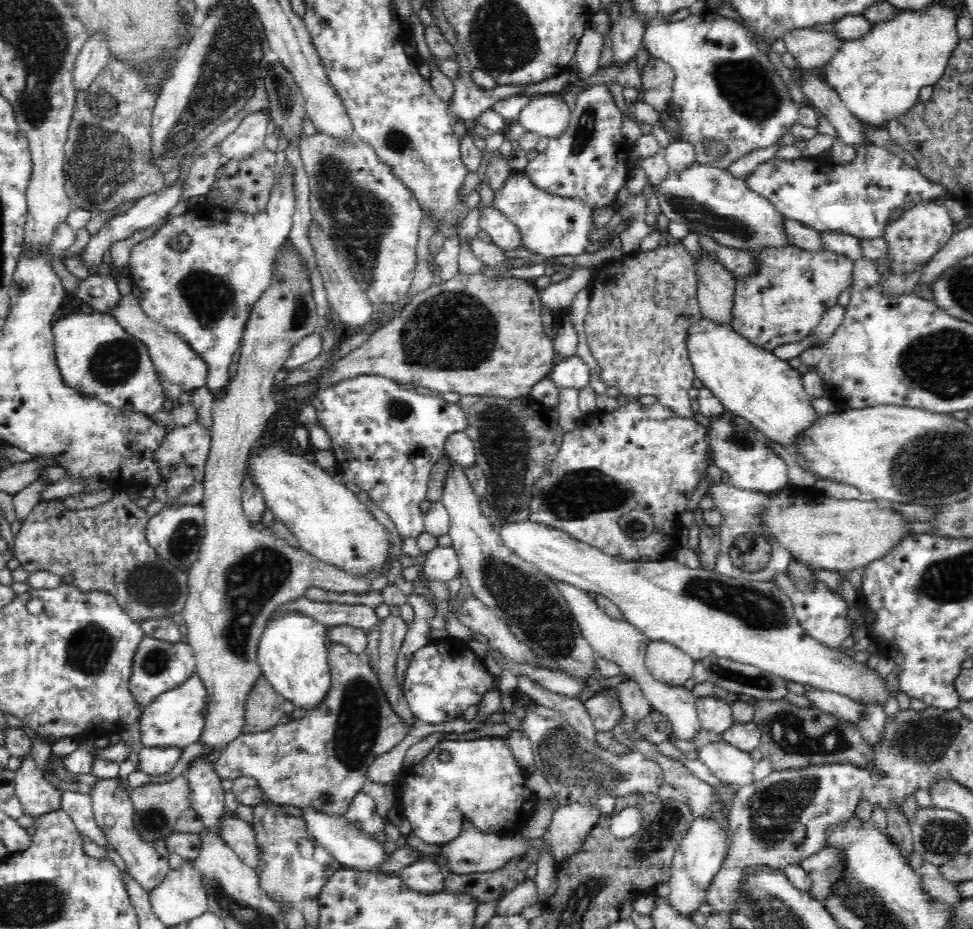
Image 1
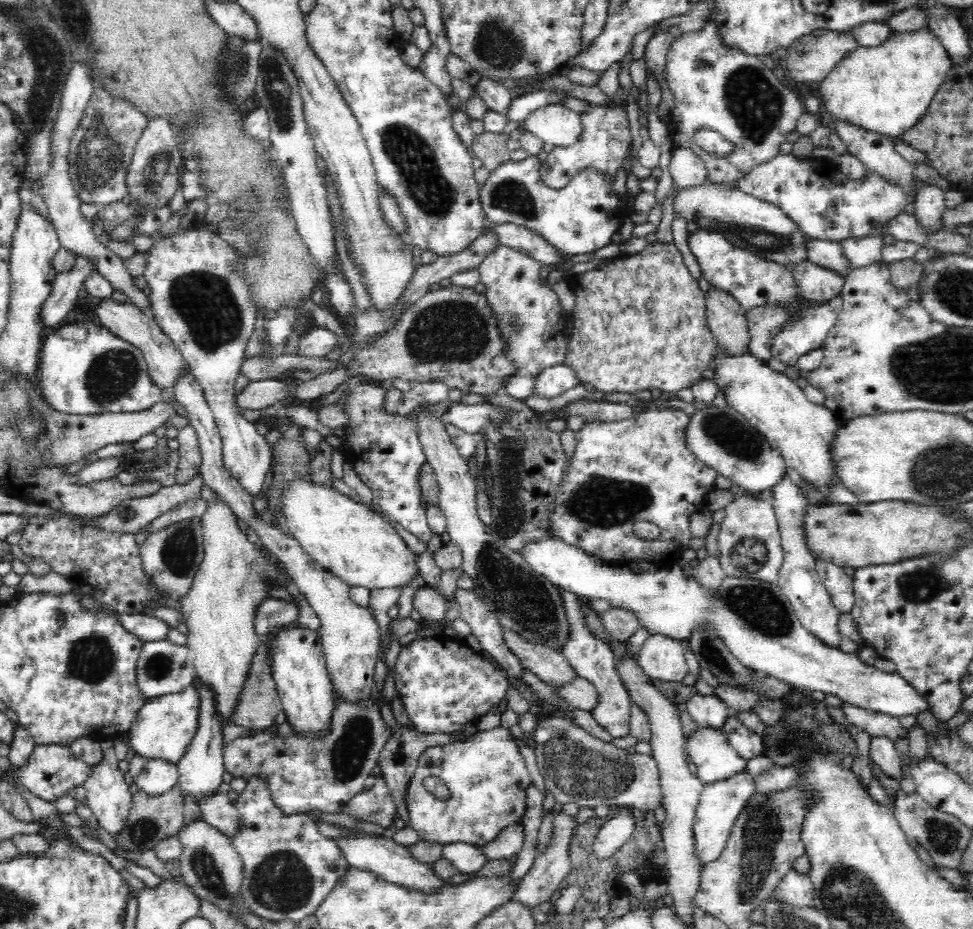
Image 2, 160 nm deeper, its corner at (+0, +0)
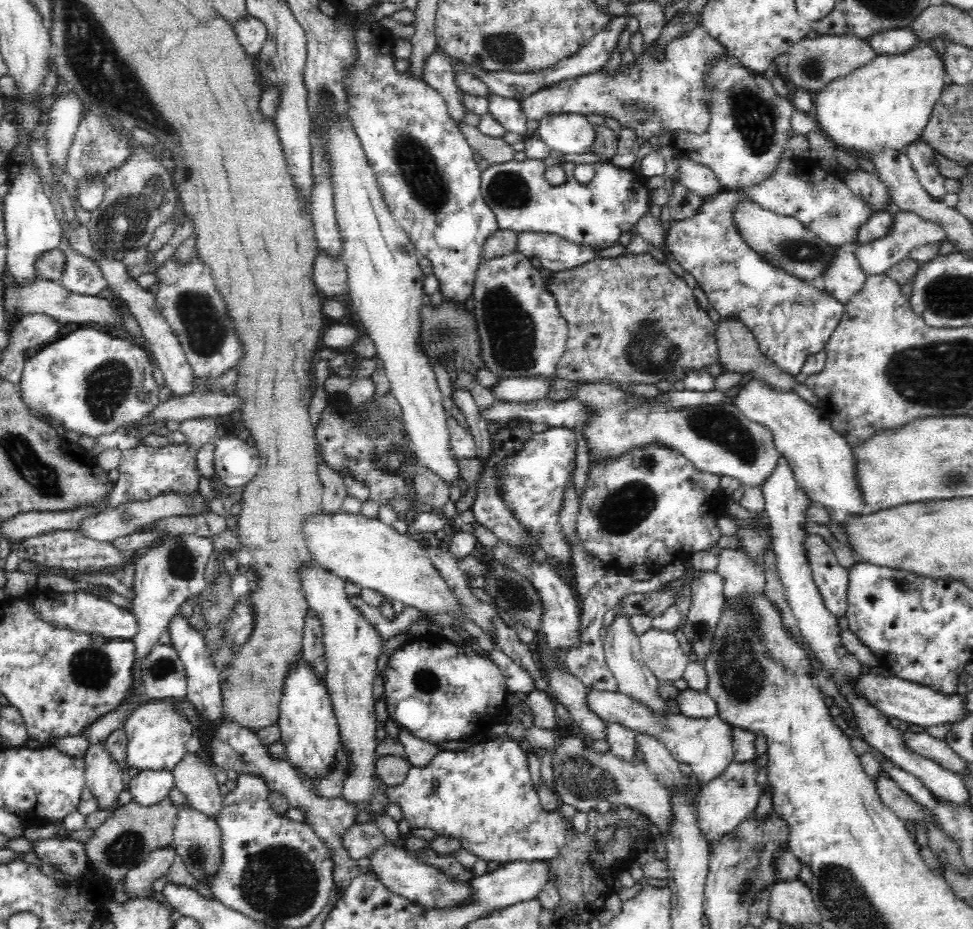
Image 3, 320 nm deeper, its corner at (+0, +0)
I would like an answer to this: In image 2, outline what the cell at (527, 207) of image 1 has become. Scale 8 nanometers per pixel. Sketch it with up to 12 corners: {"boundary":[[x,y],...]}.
{"boundary":[[536,156],[479,188],[490,226],[514,223],[568,257],[608,246],[634,211],[593,166],[564,188]]}

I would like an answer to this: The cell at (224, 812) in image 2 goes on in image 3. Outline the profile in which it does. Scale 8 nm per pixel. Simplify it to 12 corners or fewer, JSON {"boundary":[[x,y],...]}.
{"boundary":[[198,739],[171,771],[187,804],[212,819],[222,807],[216,771]]}

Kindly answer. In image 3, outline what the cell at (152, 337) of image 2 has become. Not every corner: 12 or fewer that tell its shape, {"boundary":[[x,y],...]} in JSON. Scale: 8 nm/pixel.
{"boundary":[[38,277],[5,287],[8,328],[46,315],[60,325],[120,326],[110,299]]}

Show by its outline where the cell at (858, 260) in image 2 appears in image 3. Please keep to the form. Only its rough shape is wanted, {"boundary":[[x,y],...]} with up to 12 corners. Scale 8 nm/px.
{"boundary":[[900,210],[884,236],[852,249],[867,276],[944,241],[936,223]]}

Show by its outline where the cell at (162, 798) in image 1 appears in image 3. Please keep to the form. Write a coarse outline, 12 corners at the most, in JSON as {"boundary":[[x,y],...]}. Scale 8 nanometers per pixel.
{"boundary":[[130,802],[85,842],[95,872],[118,881],[172,844],[178,808]]}

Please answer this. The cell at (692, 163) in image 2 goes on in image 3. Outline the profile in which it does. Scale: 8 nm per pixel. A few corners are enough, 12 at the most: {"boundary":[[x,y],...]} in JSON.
{"boundary":[[684,158],[679,182],[701,198],[724,190],[708,166]]}

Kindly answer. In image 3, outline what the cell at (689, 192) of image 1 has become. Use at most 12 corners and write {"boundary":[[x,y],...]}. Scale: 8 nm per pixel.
{"boundary":[[746,201],[742,240],[802,281],[824,276],[838,247],[798,219]]}

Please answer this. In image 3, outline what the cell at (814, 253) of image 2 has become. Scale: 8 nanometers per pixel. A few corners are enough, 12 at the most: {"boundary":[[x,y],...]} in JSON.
{"boundary":[[840,247],[824,272],[825,292],[846,306],[867,275]]}

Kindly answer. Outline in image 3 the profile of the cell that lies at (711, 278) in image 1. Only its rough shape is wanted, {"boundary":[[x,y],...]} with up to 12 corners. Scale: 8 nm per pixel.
{"boundary":[[738,320],[716,330],[724,370],[752,374],[776,390],[793,390],[794,377],[763,356]]}

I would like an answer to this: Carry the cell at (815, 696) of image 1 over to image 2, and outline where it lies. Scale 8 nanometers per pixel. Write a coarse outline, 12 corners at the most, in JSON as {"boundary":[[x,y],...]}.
{"boundary":[[843,704],[846,720],[872,738],[908,739],[898,718]]}

